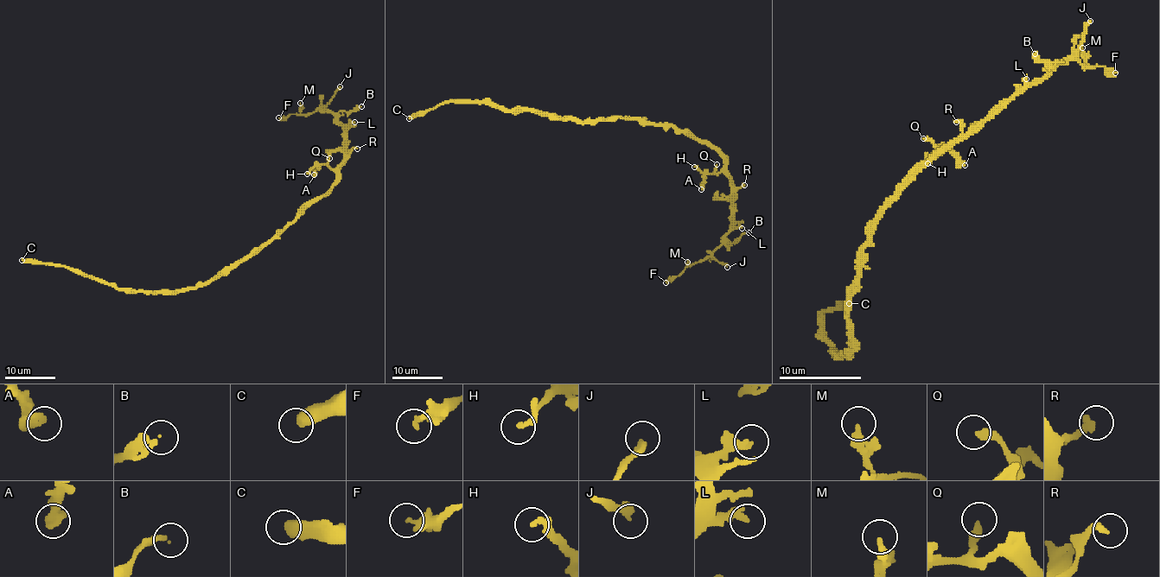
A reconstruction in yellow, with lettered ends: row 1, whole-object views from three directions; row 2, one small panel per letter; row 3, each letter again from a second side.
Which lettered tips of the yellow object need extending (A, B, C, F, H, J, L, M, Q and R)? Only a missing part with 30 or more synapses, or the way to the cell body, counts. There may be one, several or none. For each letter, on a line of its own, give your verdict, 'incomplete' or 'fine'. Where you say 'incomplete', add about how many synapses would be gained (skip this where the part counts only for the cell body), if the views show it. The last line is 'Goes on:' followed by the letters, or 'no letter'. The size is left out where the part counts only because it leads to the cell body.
A: fine
B: fine
C: fine
F: fine
H: fine
J: fine
L: fine
M: fine
Q: incomplete | 60 syn
R: fine
Goes on: Q

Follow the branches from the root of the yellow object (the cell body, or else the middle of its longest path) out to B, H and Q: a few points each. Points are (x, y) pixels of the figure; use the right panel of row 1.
B: (859, 270), (867, 229), (886, 205), (938, 155), (966, 138), (1055, 64), (1043, 62), (1035, 53)
H: (859, 270), (859, 252), (867, 239), (867, 229), (882, 215), (886, 205), (938, 155), (938, 149), (927, 163)
Q: (859, 270), (859, 252), (867, 239), (867, 229), (882, 215), (886, 205), (938, 153), (935, 147), (923, 138)

